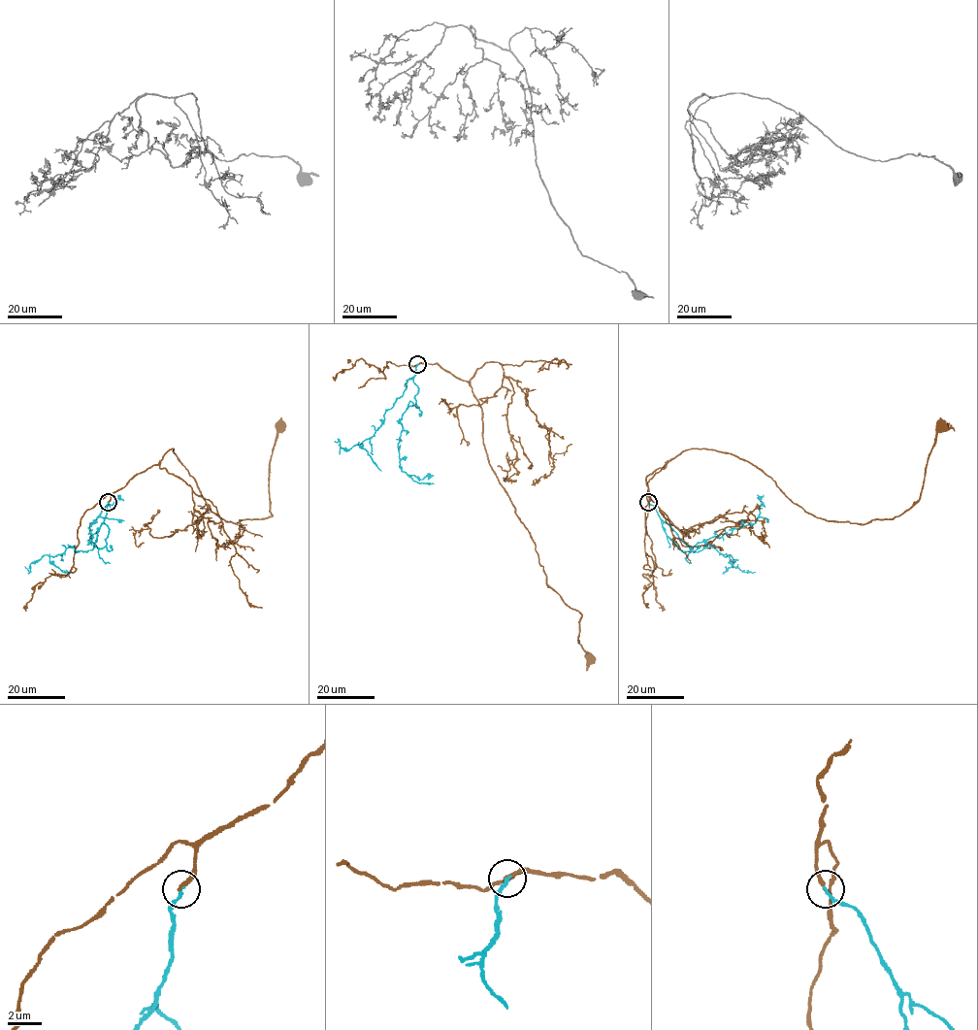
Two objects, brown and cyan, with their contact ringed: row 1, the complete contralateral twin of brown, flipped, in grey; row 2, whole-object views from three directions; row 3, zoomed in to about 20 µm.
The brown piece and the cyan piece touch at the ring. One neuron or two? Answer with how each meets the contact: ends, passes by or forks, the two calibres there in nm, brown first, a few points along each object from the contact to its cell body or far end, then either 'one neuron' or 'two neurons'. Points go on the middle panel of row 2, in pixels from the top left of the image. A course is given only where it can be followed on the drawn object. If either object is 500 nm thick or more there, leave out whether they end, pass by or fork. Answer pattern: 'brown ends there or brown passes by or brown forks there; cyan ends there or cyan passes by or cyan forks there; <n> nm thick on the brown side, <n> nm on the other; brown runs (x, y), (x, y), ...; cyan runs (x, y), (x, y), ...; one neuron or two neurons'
brown ends there; cyan ends there; 200 nm thick on the brown side, 180 nm on the other; brown runs (417, 364), (438, 363), (470, 384), (489, 464), (546, 581), (581, 614), (578, 643), (590, 657); cyan runs (417, 364), (413, 381), (418, 393), (415, 404), (407, 408), (400, 420), (400, 468), (422, 480), (433, 476); one neuron

